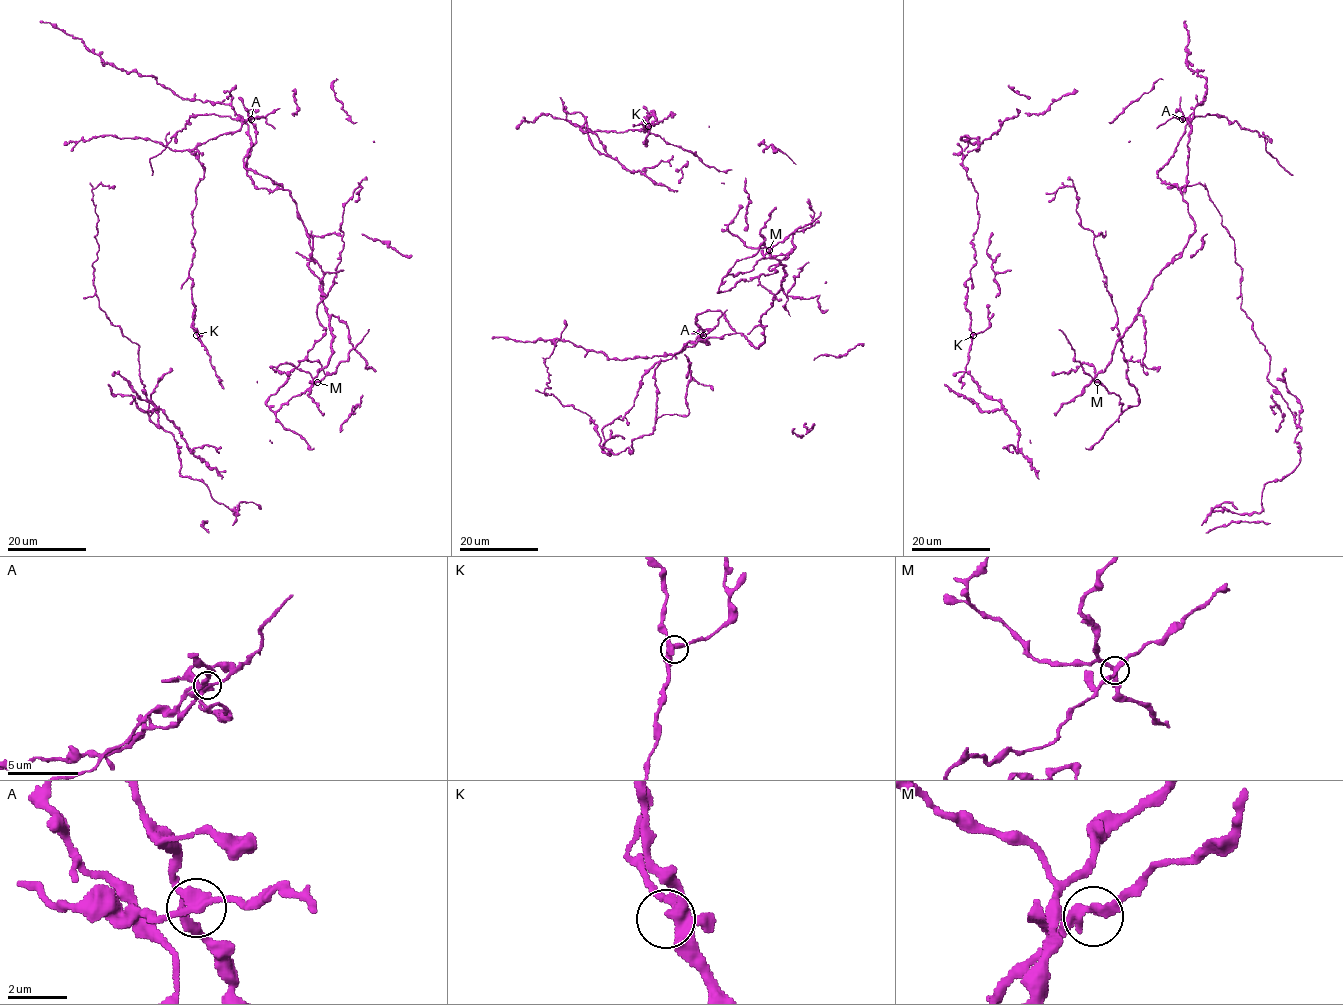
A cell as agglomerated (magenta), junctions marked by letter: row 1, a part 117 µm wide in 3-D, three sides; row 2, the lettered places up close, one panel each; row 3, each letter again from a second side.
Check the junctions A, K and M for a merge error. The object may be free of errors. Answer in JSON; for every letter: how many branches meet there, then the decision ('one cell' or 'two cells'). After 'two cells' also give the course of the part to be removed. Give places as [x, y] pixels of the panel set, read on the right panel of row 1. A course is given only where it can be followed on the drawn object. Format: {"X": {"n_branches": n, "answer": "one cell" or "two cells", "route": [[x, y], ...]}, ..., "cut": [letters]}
{"A": {"n_branches": 4, "answer": "two cells", "route": [[1182, 119], [1222, 115], [1242, 128], [1257, 131], [1267, 140], [1266, 150], [1293, 175]]}, "K": {"n_branches": 4, "answer": "one cell"}, "M": {"n_branches": 4, "answer": "one cell"}, "cut": ["A"]}

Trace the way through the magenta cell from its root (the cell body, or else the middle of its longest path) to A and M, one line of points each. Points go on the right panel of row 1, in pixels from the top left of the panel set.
A: (1119, 341), (1152, 280), (1181, 255), (1194, 232), (1180, 190), (1188, 173), (1191, 129), (1182, 119)
M: (1119, 341), (1111, 362), (1097, 374), (1097, 382)

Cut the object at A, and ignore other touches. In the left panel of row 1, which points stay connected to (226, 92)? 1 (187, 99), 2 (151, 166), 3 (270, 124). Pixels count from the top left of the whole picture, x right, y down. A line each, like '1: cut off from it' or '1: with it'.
1: with it
2: cut off from it
3: cut off from it

